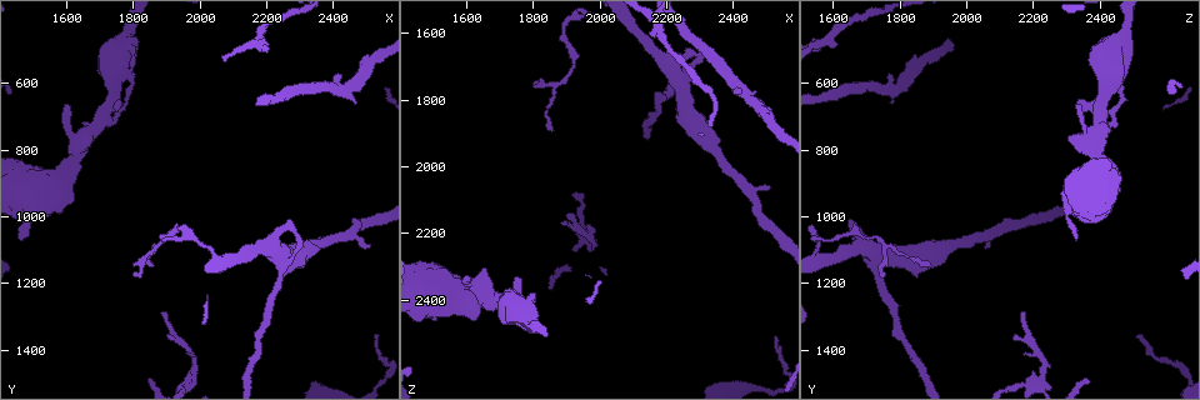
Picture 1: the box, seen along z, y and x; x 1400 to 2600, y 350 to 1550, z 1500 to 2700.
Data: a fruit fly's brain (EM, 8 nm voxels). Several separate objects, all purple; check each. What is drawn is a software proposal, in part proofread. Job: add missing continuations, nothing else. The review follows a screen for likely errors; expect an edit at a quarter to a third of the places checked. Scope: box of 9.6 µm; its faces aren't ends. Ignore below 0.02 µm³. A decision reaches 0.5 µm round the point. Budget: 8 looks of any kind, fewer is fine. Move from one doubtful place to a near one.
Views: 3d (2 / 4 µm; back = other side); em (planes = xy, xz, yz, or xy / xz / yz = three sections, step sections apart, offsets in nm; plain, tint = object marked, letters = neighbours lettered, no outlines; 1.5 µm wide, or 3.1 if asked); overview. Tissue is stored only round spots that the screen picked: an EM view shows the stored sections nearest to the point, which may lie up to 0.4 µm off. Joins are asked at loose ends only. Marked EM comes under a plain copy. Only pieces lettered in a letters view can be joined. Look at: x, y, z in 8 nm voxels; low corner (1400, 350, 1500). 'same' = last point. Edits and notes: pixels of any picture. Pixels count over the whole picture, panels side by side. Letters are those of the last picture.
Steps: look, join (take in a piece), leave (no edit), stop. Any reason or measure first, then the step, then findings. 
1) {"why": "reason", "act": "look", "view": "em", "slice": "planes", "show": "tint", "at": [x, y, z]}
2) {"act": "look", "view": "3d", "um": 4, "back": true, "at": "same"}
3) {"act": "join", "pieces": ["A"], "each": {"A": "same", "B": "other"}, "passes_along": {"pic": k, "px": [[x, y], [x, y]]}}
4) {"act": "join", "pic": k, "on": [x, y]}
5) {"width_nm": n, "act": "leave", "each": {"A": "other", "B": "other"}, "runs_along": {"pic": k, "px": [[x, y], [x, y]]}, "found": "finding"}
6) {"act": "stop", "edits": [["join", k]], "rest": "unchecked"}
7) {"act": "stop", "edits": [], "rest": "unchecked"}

{"why": "free end", "act": "look", "view": "em", "slice": "xz", "step": 4, "show": "tint", "at": [1800, 1170, 1760]}

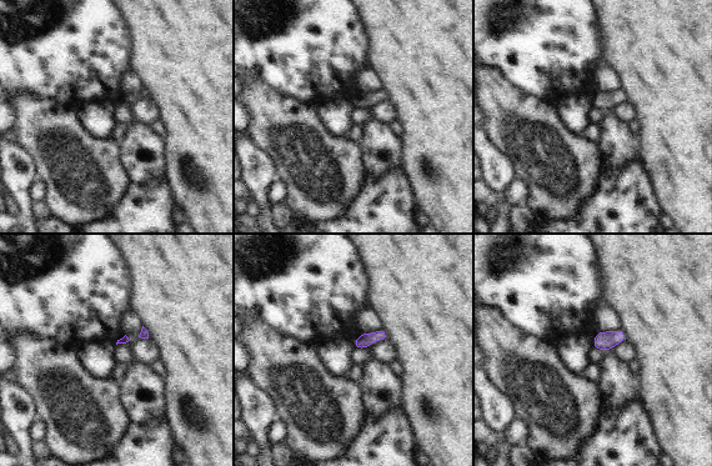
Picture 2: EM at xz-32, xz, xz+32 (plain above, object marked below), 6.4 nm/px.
{"why": "what lies round it", "act": "look", "view": "em", "slice": "xz", "step": 4, "show": "letters", "at": "same"}

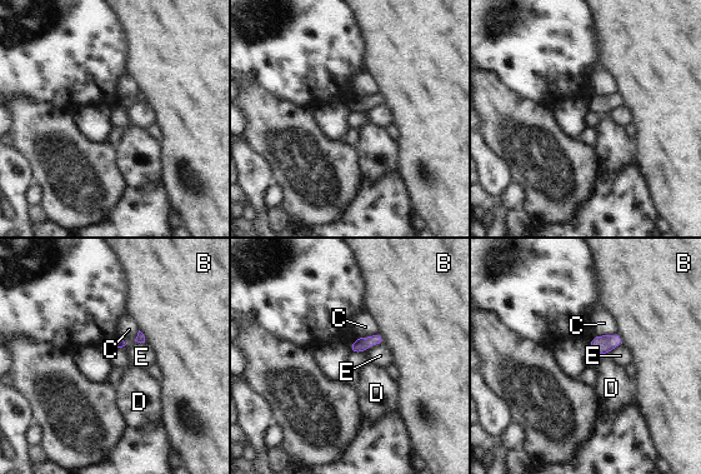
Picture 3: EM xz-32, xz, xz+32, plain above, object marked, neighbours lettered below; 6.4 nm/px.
{"act": "leave", "each": {"B": "other", "C": "other", "D": "other", "E": "other"}, "border": {"pic": 3, "px": [[606, 353], [602, 355]]}, "found": "no lettered piece goes on from it"}

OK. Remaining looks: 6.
{"why": "tapers out", "act": "look", "view": "3d", "um": 4, "at": [2520, 1370, 2510]}

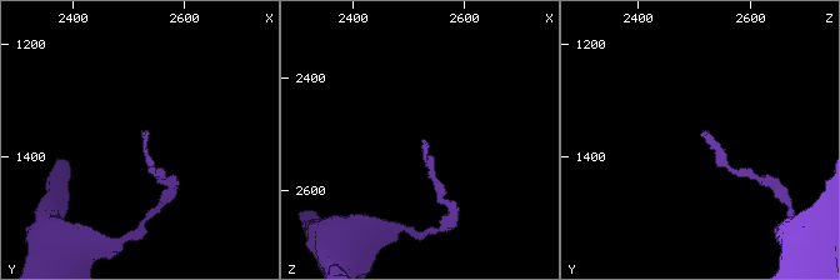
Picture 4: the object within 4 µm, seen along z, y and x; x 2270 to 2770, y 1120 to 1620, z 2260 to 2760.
{"act": "look", "view": "em", "slice": "planes", "show": "tint", "at": [2530, 1360, 2505]}

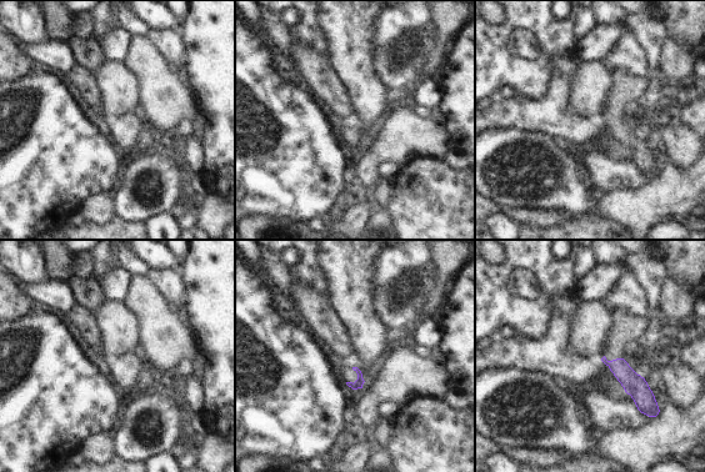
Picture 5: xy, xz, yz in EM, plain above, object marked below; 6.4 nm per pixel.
{"act": "look", "view": "em", "slice": "planes", "show": "letters", "at": "same"}

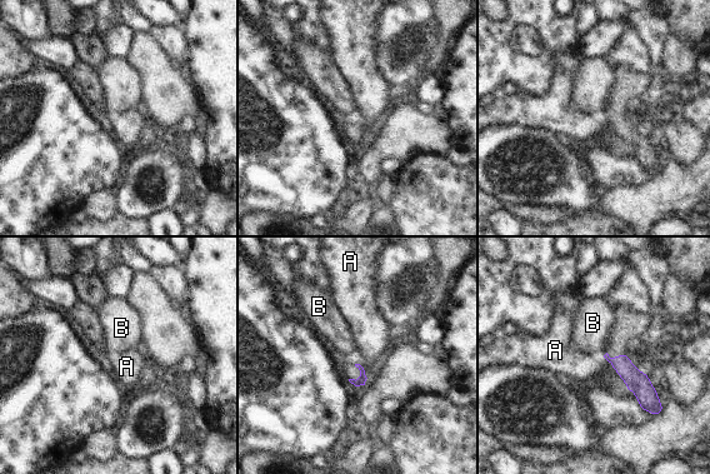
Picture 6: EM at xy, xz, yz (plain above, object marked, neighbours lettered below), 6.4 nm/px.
{"act": "leave", "each": {"A": "other", "B": "other"}, "found": "no lettered piece goes on from it"}

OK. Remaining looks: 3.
{"why": "branch stops here", "act": "look", "view": "3d", "um": 2, "back": true, "at": [2510, 1090, 2060]}

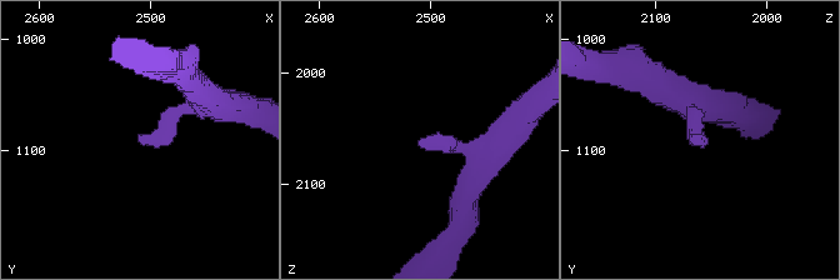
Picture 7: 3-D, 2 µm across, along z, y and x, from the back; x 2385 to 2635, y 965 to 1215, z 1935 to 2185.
{"act": "look", "view": "em", "slice": "yz", "step": 4, "show": "tint", "at": [2506, 1086, 2060]}

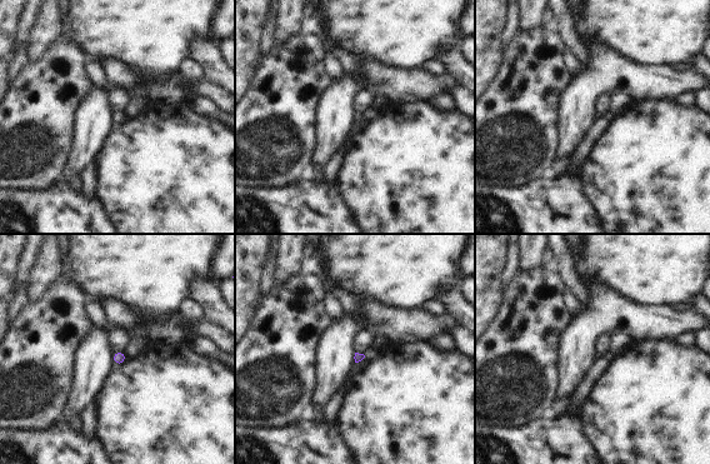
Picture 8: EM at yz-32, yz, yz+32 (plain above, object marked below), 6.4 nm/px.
{"why": "cut it another way", "act": "look", "view": "em", "slice": "planes", "show": "letters", "at": "same"}

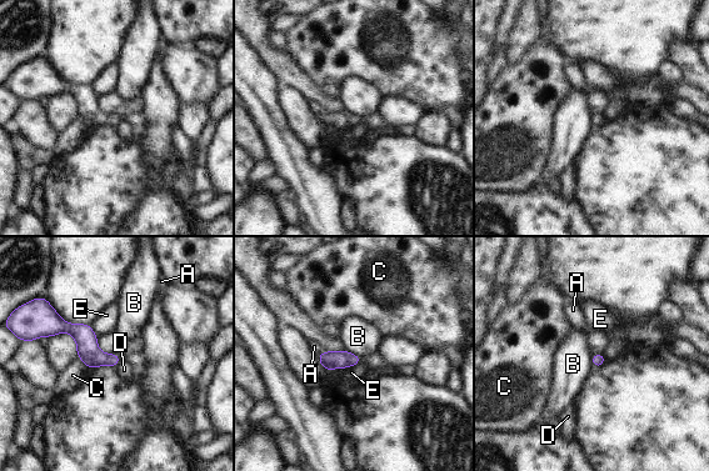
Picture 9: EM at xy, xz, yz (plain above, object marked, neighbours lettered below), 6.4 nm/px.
{"act": "leave", "each": {"A": "other", "B": "other", "C": "other", "D": "other", "E": "other"}, "runs_along": {"pic": 9, "px": [[44, 330], [71, 329], [116, 359]]}, "found": "no lettered piece goes on from it"}

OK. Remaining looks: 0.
{"act": "stop", "edits": [], "rest": "unchecked"}

